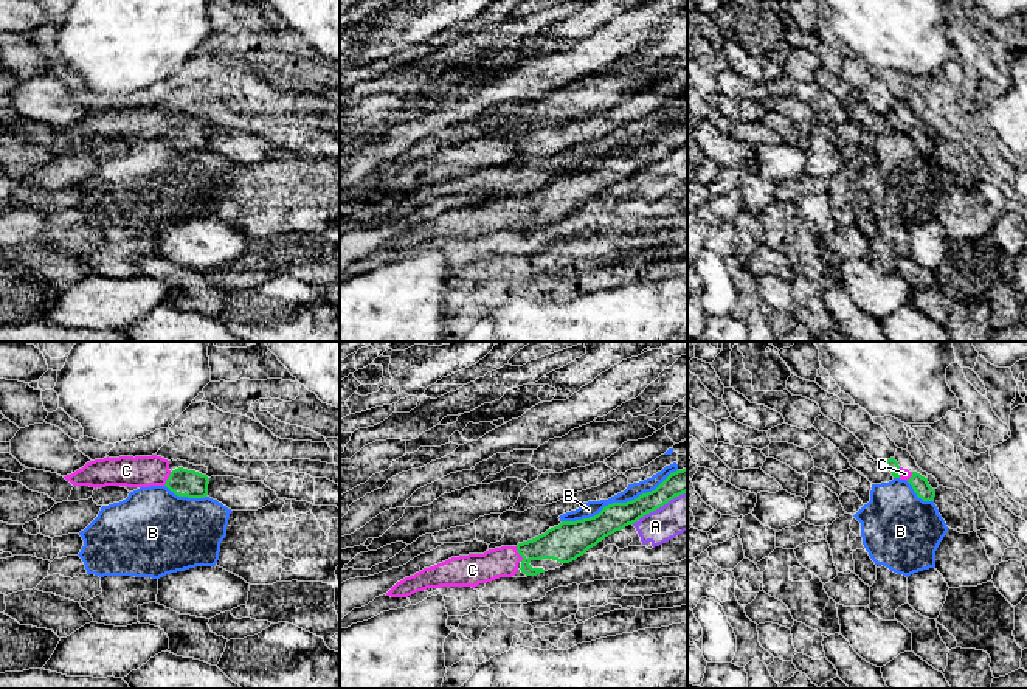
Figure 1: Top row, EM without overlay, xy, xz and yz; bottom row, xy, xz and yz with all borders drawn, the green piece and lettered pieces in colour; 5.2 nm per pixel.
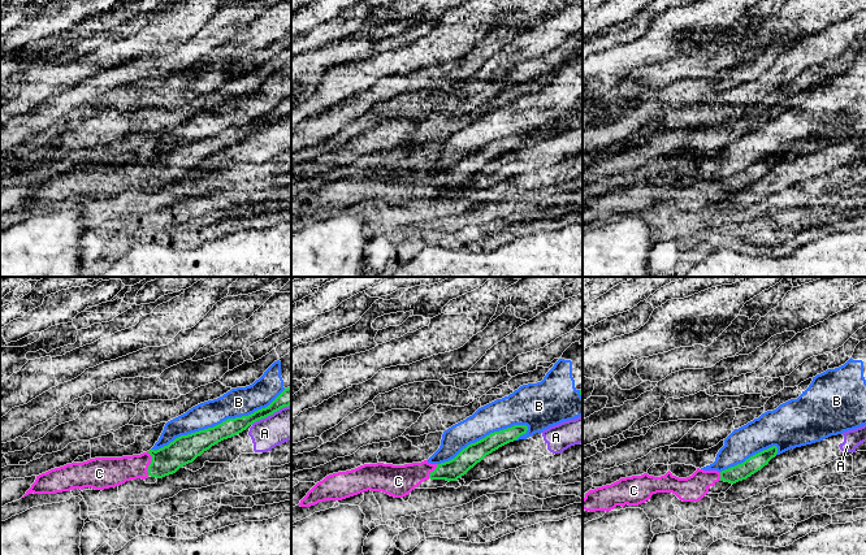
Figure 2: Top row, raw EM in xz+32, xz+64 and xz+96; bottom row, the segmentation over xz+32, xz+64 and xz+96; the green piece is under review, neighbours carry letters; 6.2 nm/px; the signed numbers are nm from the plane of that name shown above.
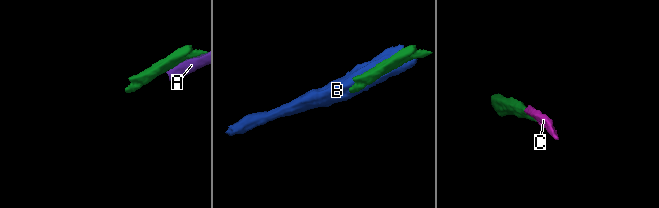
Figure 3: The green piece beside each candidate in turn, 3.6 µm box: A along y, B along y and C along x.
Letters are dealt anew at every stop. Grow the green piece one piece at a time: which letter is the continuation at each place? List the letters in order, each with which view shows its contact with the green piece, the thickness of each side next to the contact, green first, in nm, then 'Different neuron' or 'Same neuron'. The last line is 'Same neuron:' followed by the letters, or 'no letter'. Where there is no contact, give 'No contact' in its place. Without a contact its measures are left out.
A: Touches green in xz. Thickness 140 nm (green) against 190 nm. Different neuron
B: Touches green in xz. Thickness 160 nm (green) against 80 nm. Different neuron
C: Touches green in xz. Thickness 190 nm (green) against 160 nm. Same neuron
Same neuron: C

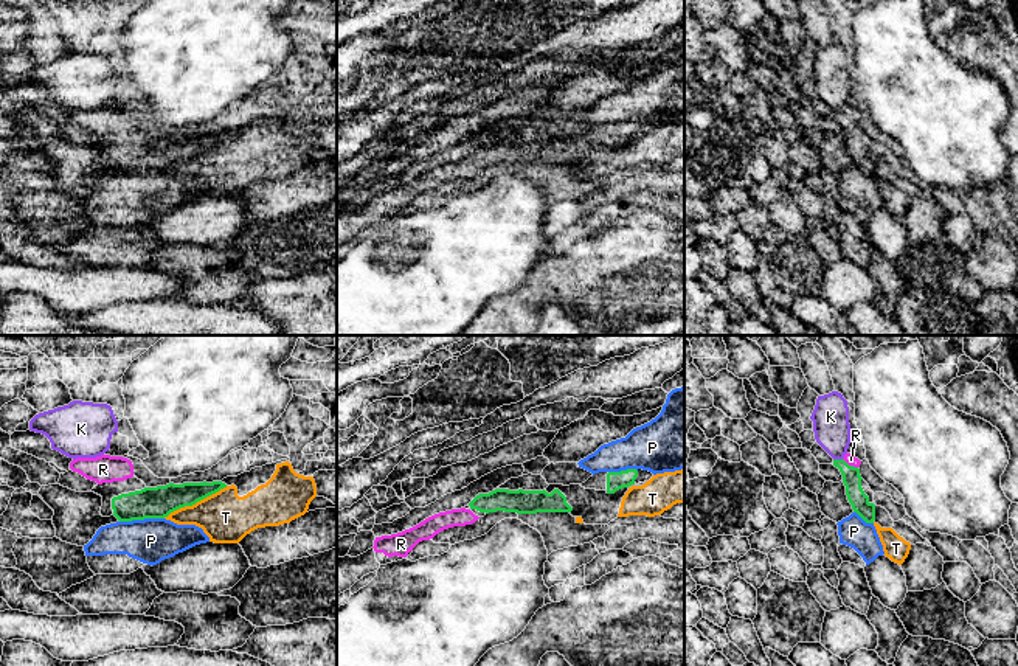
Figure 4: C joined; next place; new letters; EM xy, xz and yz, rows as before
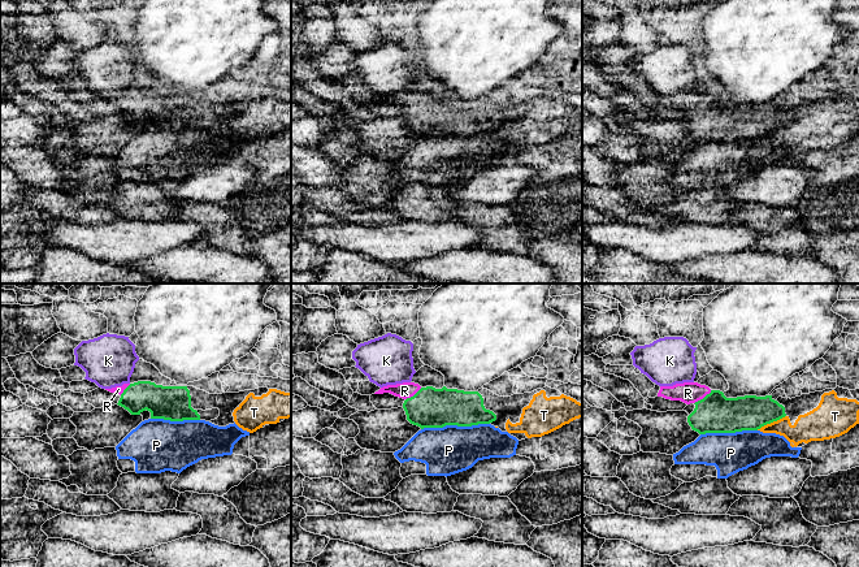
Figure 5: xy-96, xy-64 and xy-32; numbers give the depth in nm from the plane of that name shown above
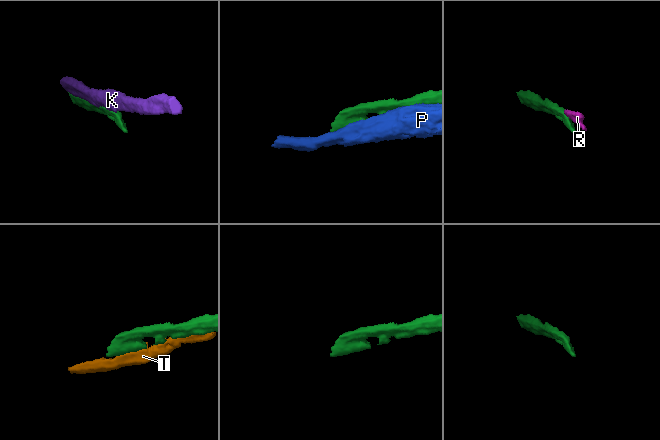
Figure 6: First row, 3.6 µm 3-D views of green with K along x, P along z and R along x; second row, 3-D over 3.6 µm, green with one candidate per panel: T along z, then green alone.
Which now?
K: Touches green in yz. Thickness 100 nm (green) against 190 nm. Different neuron
P: Touches green in xy. Thickness 160 nm (green) against 240 nm. Different neuron
R: Touches green in yz. Thickness 100 nm (green) against 60 nm. Same neuron
T: Touches green in xy. Thickness 160 nm (green) against 260 nm. Different neuron
Same neuron: R

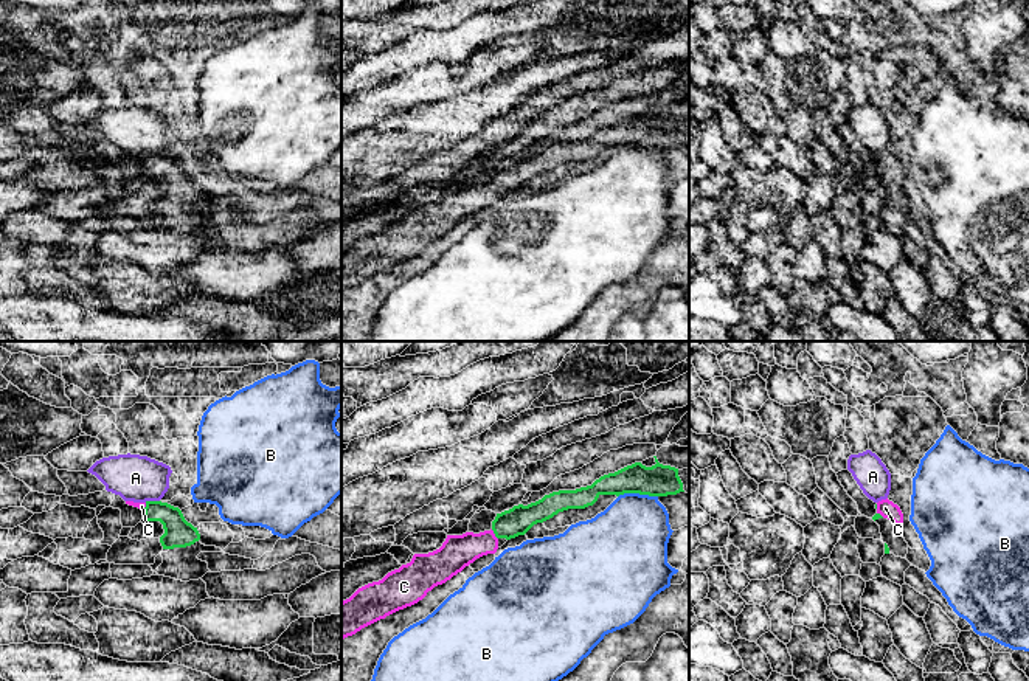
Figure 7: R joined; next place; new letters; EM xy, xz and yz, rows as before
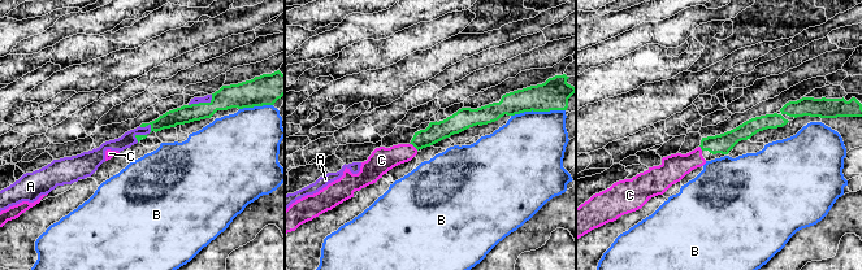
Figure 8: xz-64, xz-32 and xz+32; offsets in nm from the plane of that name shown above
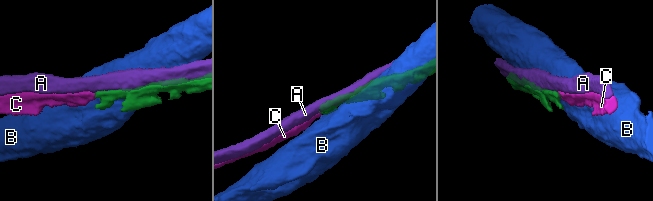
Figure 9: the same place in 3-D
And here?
A: Touches green in xy. Thickness 150 nm (green) against 240 nm. Different neuron
B: Touches green in xz. Thickness 160 nm (green) against 400 nm. Different neuron
C: Touches green in xz. Thickness 150 nm (green) against 180 nm. Same neuron
Same neuron: C

